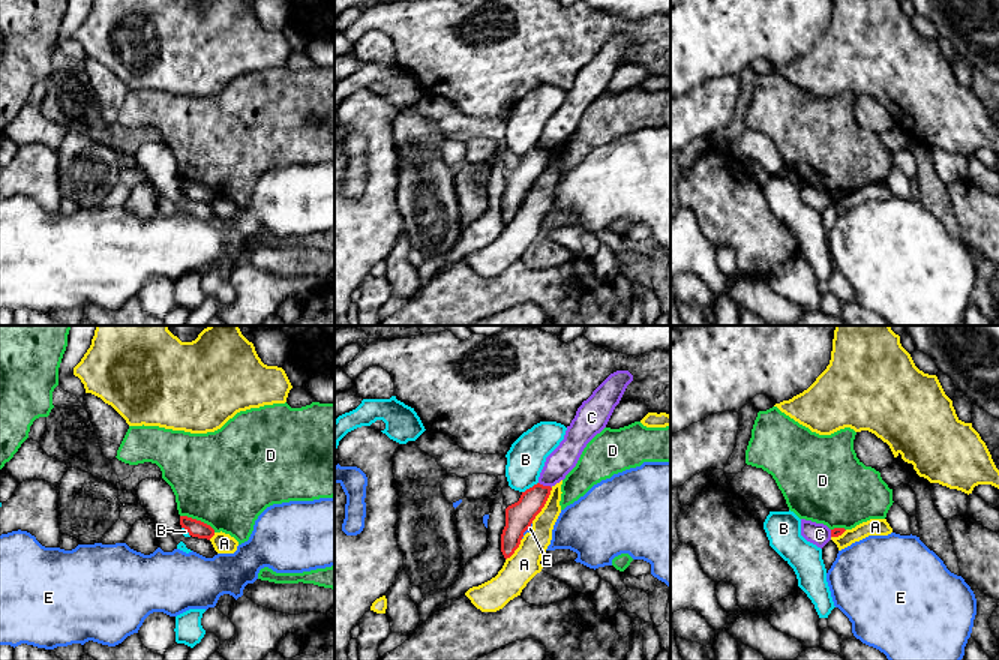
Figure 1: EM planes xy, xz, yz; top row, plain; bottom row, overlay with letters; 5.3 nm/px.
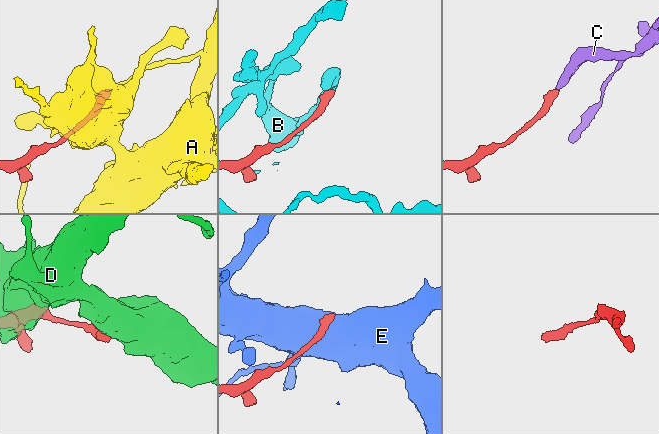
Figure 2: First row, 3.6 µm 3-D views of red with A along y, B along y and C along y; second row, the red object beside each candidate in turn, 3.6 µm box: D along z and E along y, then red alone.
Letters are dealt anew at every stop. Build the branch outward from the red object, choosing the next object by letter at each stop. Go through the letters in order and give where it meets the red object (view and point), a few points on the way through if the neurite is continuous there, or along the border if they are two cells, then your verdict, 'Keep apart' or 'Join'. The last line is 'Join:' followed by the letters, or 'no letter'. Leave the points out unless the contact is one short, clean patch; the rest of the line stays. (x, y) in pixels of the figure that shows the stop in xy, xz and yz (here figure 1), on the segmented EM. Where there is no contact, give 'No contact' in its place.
A: Touches red at xz (543, 506). Keep apart
B: Touches red at xz (530, 488). Boundary: xz (537, 482), (522, 492). Keep apart
C: Touches red at xz (545, 486). Boundary: xz (539, 482), (551, 488). Keep apart
D: Touches red at xy (198, 521). Keep apart
E: Touches red at xz (527, 528). Boundary: xz (531, 522), (521, 537). Keep apart
Join: no letter

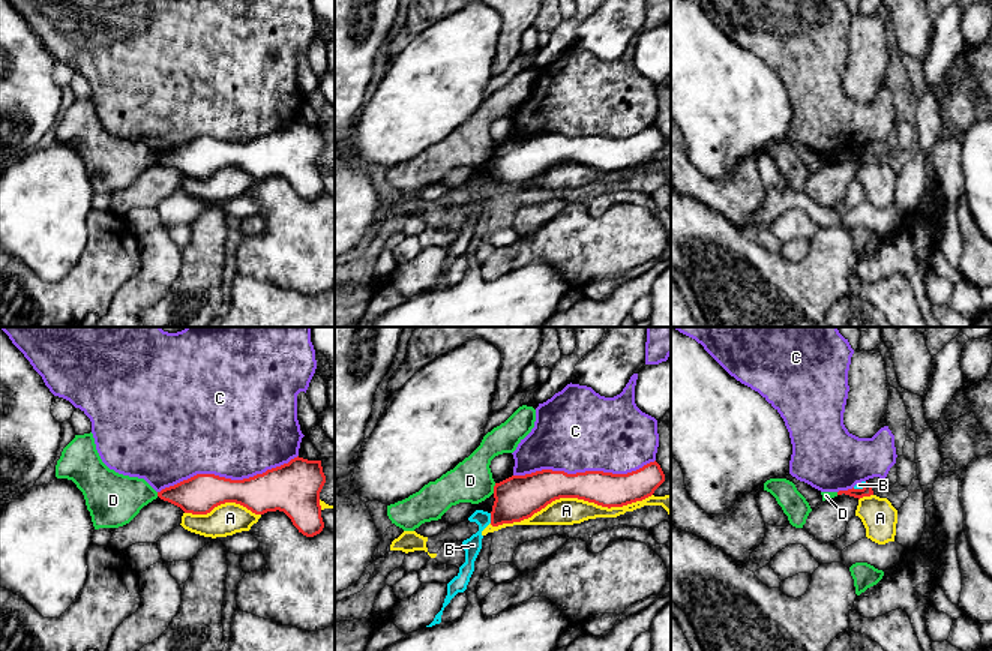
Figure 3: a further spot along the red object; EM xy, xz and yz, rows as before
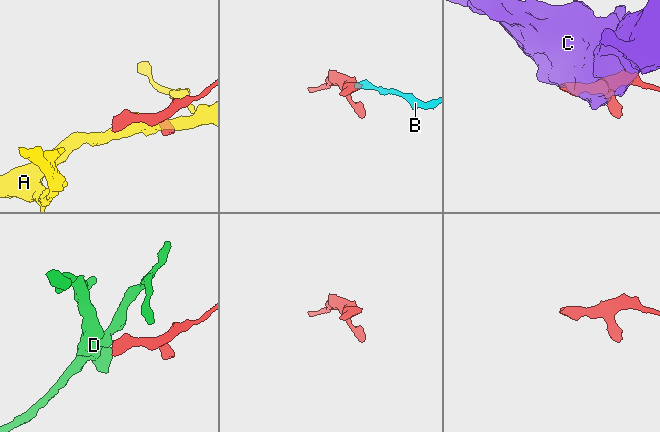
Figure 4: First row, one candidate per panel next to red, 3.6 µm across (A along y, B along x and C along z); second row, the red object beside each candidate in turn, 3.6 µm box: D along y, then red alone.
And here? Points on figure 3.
A: Touches red at xz (571, 497). Keep apart
B: Touches red at xz (491, 518). Boundary: xz (489, 513), (491, 522). Keep apart
C: Touches red at xz (586, 471). Keep apart
D: Touches red at xz (494, 488). Boundary: xz (496, 483), (492, 492). Keep apart
Join: no letter

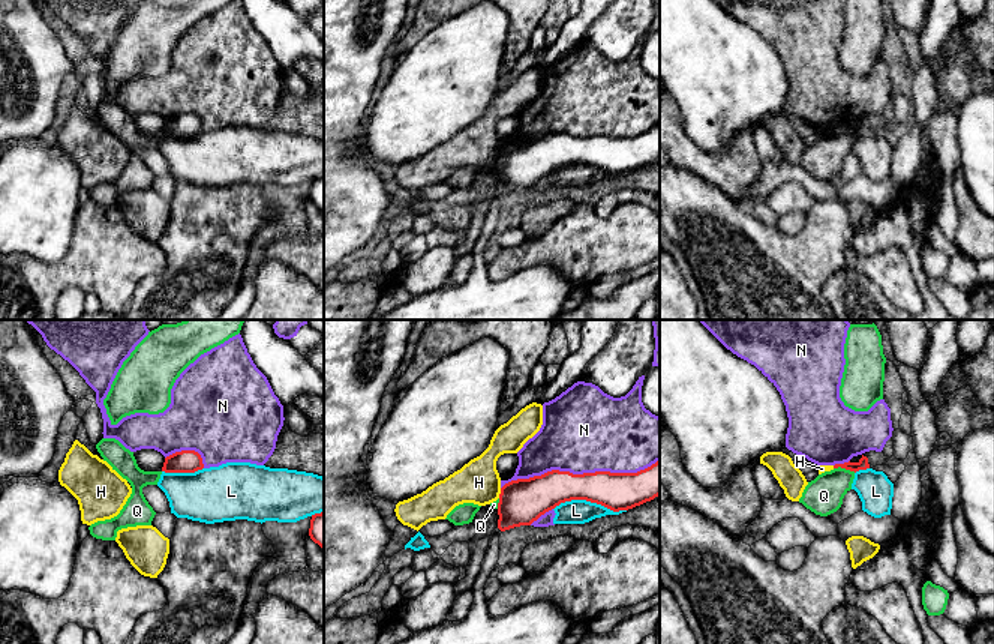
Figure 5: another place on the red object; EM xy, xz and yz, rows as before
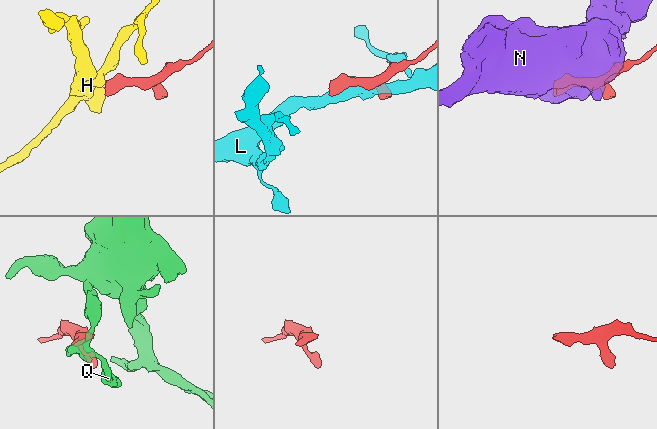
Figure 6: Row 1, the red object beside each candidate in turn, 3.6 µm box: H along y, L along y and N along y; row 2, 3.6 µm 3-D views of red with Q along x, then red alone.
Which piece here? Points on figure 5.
H: Touches red at xz (501, 493). Boundary: xz (501, 488), (498, 497). Keep apart
L: Touches red at xz (589, 500). Keep apart
N: Touches red at xz (579, 475). Keep apart
Q: Touches red at yz (844, 467). Boundary: yz (834, 467), (855, 472). Keep apart
Join: no letter

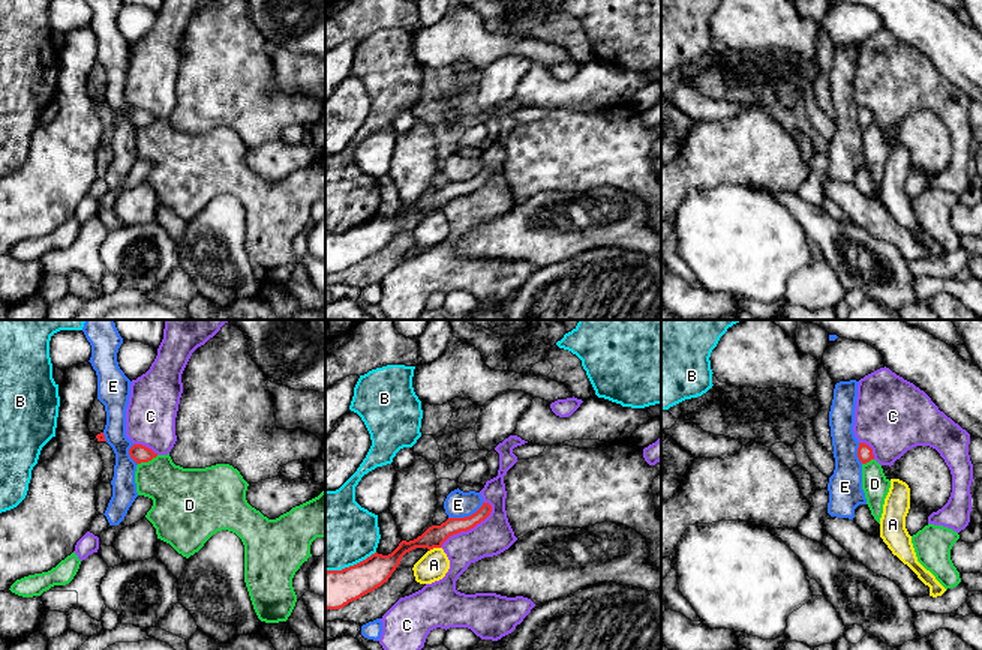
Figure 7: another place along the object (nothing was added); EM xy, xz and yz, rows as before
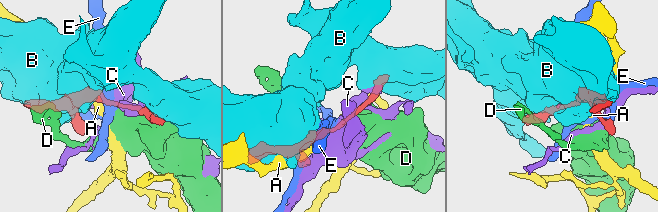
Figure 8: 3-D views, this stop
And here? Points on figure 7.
A: Touches red at xz (434, 547). Boundary: xz (440, 547), (434, 547), (429, 551). Keep apart
B: Touches red at xz (350, 566). Keep apart
C: Touches red at xz (468, 529). Keep apart
D: Touches red at xy (147, 461). Keep apart
E: Touches red at xz (467, 517). Boundary: xz (483, 502), (470, 515), (449, 518). Keep apart
Join: no letter

